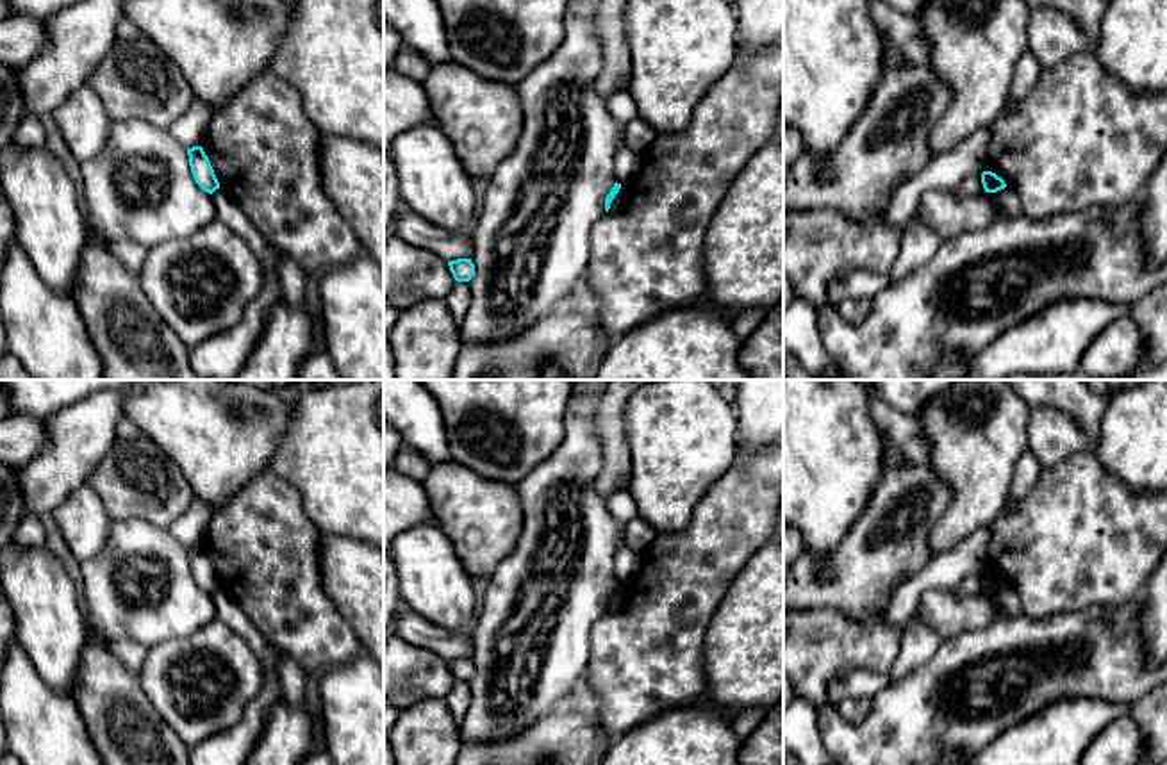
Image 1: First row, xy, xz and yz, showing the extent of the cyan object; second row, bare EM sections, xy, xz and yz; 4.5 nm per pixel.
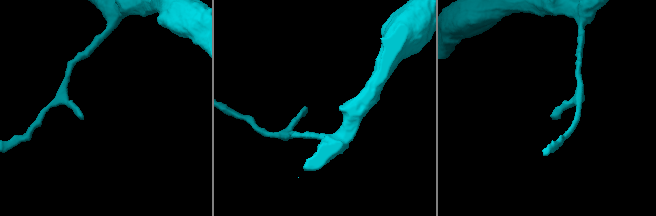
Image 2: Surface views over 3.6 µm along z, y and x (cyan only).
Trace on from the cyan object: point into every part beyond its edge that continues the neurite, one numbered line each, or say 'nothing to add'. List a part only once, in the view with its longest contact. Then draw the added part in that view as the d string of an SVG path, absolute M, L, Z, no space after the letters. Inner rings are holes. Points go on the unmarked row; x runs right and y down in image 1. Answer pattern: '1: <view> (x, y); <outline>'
nothing to add

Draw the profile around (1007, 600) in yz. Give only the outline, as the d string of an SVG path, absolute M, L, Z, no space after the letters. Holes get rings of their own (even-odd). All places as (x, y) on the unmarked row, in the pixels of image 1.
M1005 587L994 592L994 601L999 612L999 619L1014 619L1022 613L1021 597L1012 587Z

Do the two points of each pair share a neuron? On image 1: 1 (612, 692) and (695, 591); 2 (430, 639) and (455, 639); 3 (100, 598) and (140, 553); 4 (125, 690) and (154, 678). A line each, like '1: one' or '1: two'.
1: one
2: one
3: one
4: two

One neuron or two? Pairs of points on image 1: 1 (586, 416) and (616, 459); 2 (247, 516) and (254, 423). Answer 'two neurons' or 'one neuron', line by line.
1: two neurons
2: two neurons

